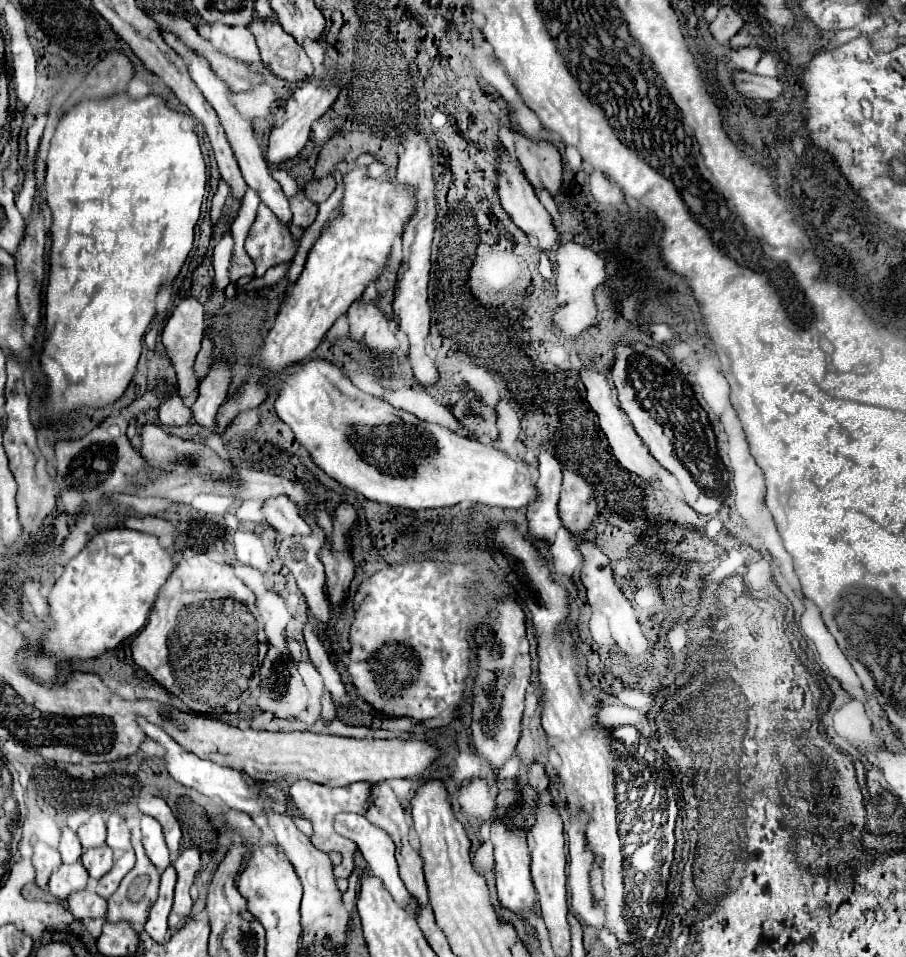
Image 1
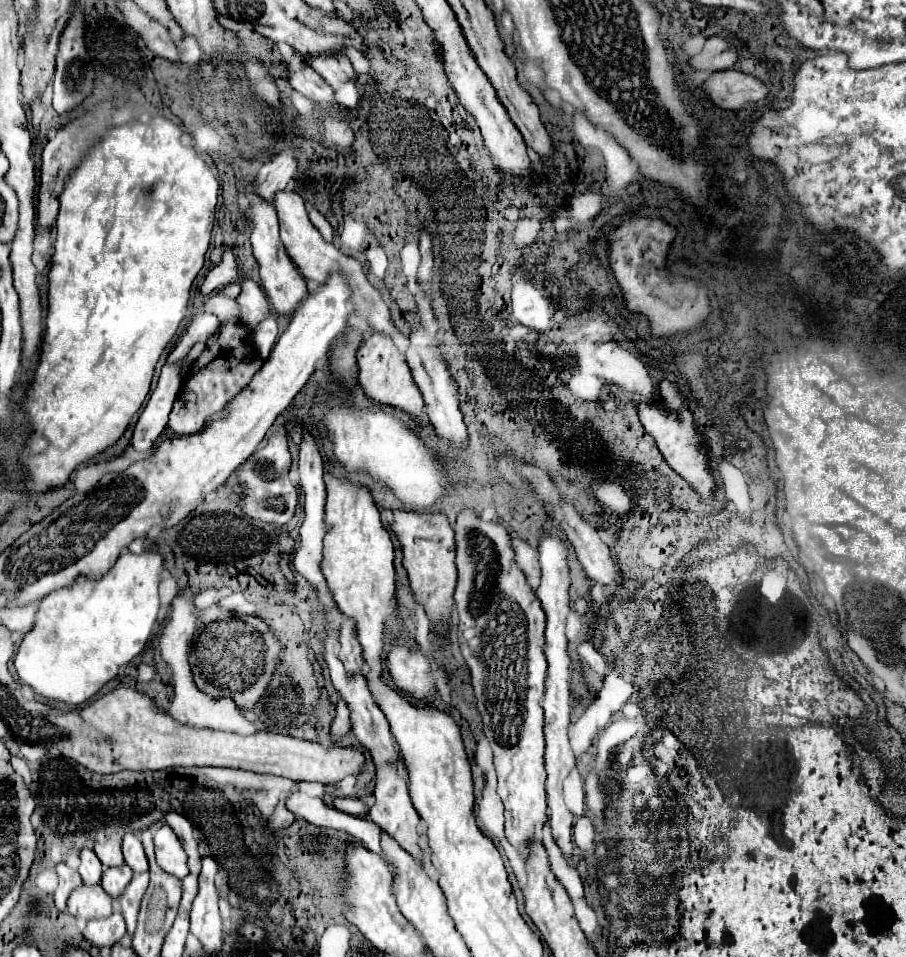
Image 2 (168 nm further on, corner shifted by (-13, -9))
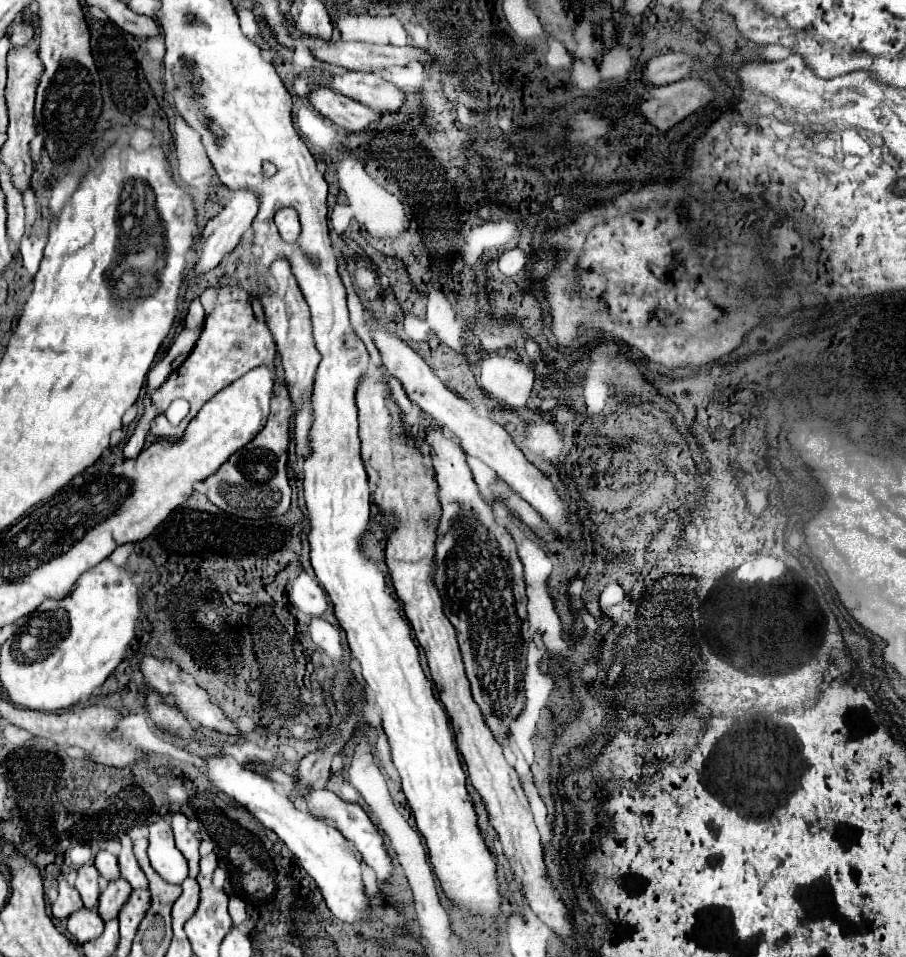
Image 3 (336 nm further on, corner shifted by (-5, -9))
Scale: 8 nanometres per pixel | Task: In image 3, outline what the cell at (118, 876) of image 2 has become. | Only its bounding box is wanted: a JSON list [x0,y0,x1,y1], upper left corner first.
[98,879,130,921]

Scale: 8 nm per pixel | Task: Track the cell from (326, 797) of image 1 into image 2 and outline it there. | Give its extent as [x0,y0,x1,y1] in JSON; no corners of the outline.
[332,797,368,815]

